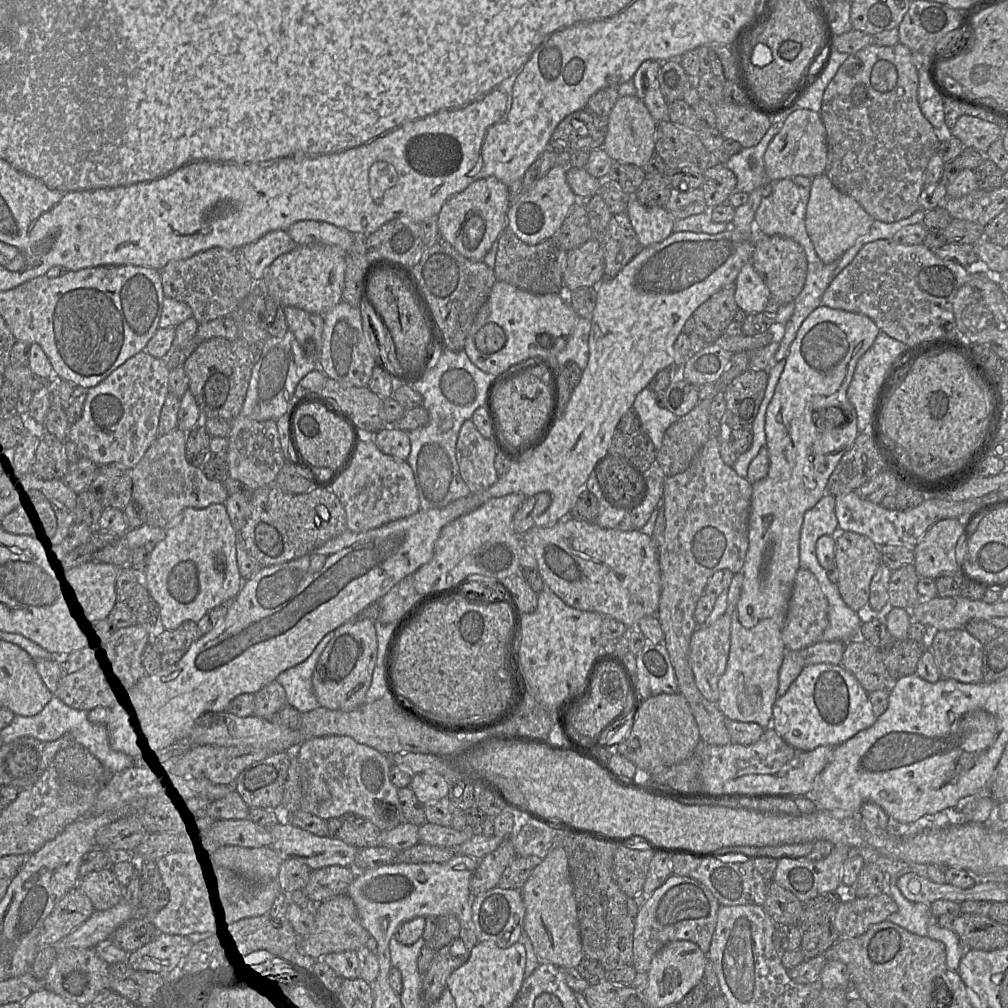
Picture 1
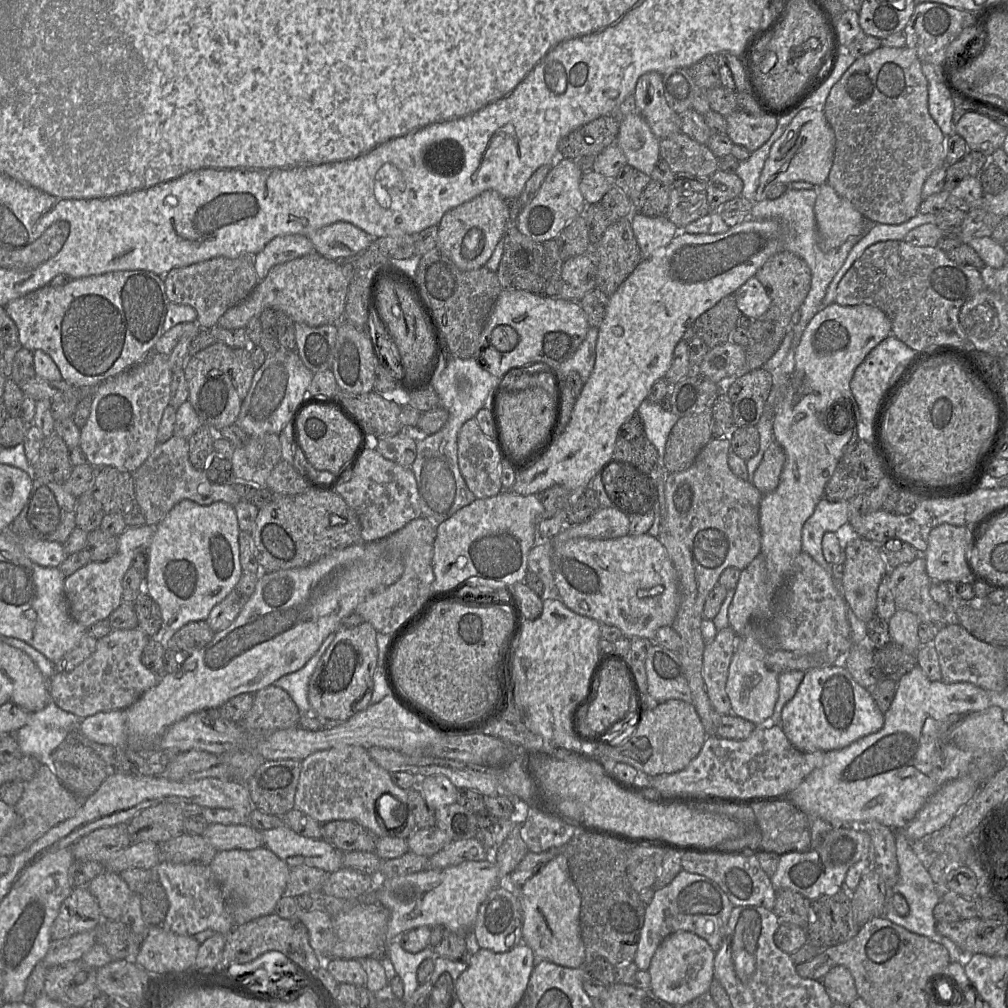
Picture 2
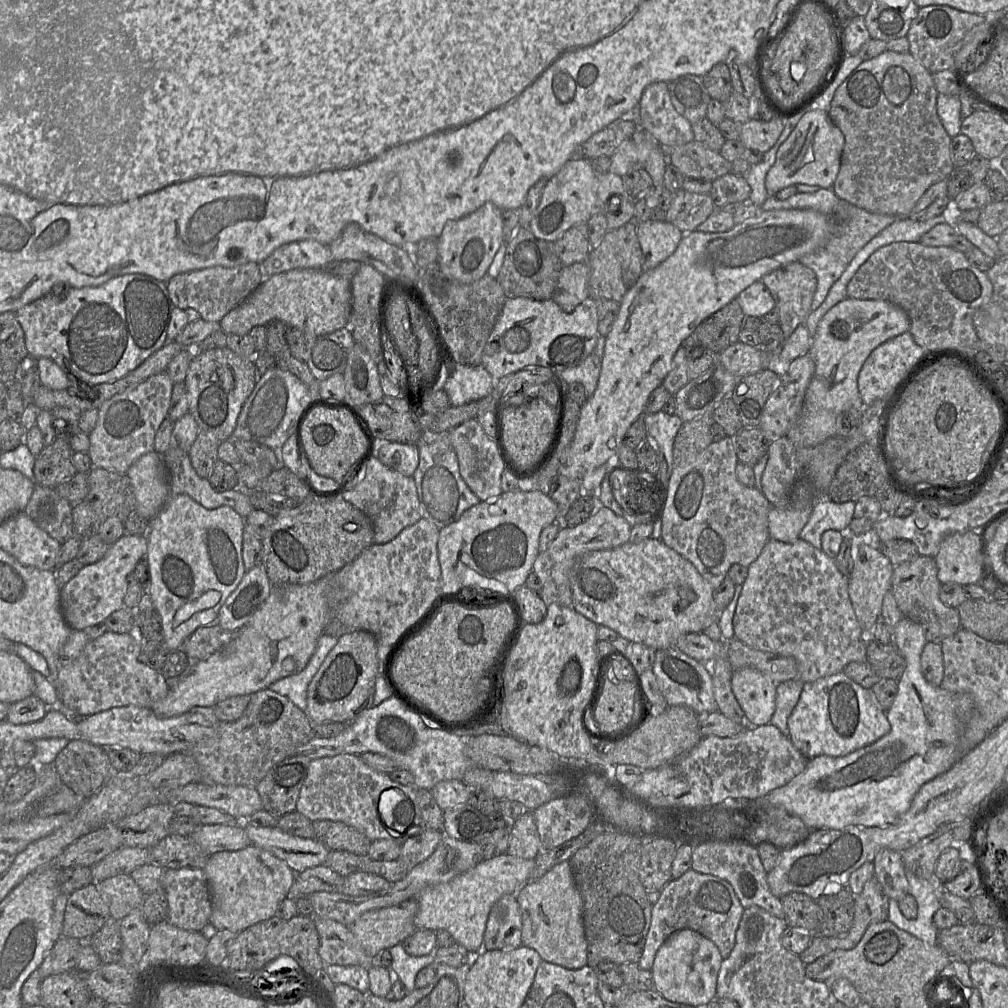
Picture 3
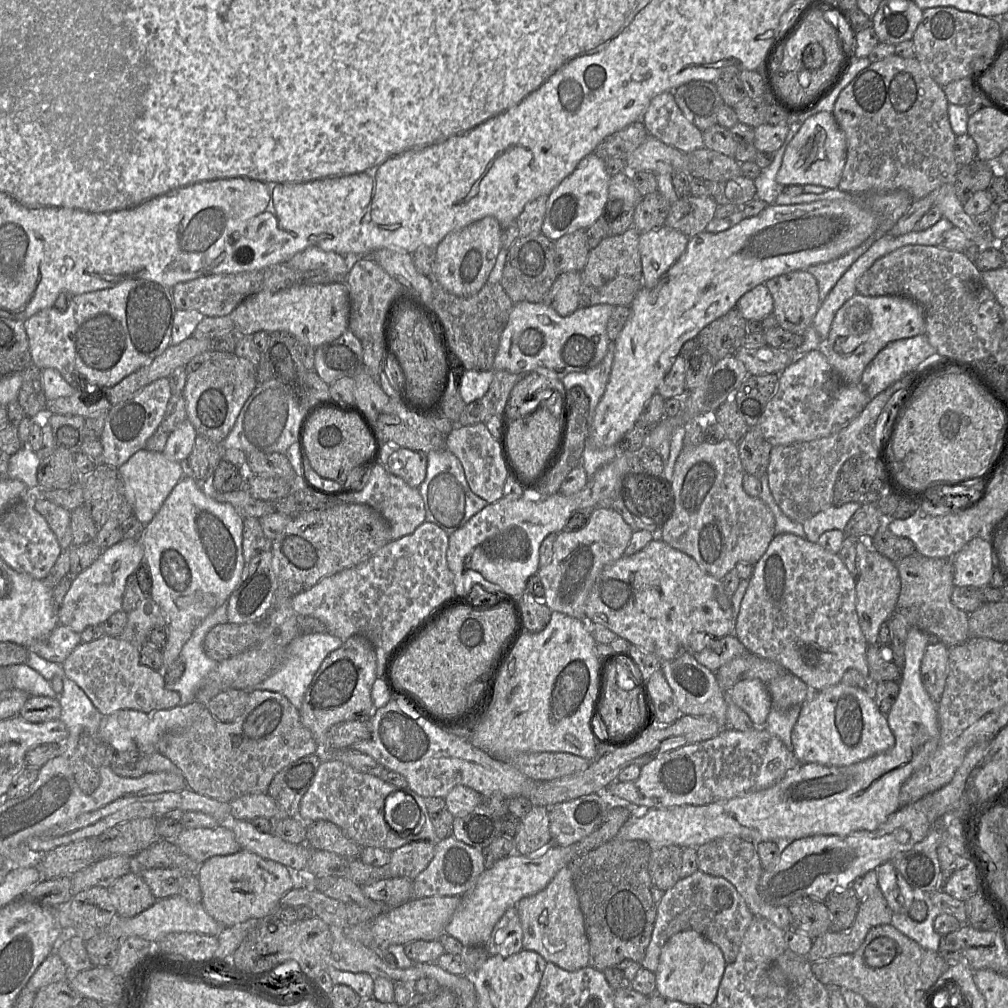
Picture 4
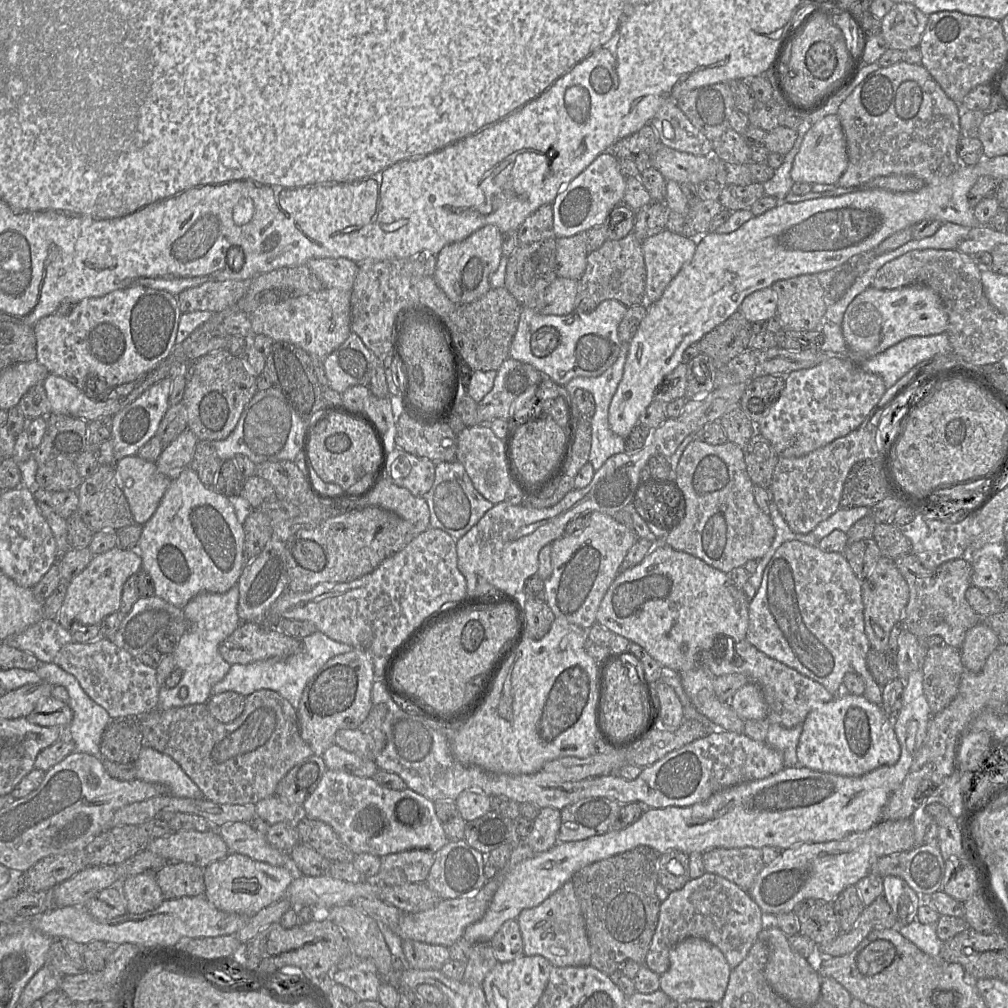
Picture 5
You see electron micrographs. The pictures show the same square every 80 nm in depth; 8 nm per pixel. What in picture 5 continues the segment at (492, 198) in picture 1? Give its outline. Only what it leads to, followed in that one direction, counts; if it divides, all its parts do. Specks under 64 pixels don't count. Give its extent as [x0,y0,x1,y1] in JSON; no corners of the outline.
[434,224,503,304]

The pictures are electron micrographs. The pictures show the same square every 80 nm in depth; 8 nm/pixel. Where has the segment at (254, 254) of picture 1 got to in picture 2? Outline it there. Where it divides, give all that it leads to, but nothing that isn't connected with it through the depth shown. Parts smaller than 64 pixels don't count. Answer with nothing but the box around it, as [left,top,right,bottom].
[254,234,315,281]

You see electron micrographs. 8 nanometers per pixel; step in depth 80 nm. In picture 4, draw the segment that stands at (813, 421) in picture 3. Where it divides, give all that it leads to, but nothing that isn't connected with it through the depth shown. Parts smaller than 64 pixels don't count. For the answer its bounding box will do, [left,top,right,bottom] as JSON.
[819,294,924,384]

